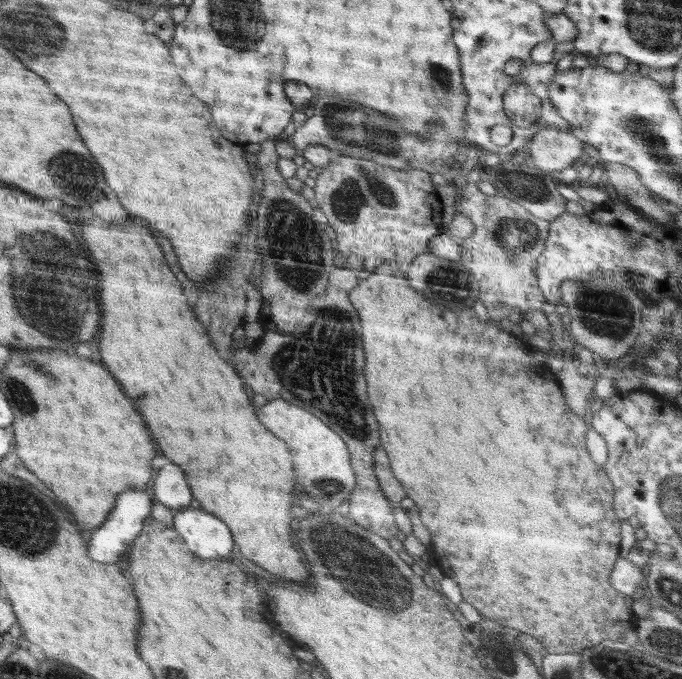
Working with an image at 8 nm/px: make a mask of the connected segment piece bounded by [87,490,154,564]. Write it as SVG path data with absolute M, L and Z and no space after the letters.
M126 490L116 498L116 506L110 511L107 519L102 523L98 530L92 532L92 538L88 540L88 556L98 562L112 564L124 556L123 552L128 550L133 540L140 534L143 527L143 520L150 516L153 501L144 490Z

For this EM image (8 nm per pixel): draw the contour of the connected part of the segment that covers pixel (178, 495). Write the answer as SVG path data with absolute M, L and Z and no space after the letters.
M166 464L154 484L155 501L168 508L184 508L192 502L184 472L176 464Z

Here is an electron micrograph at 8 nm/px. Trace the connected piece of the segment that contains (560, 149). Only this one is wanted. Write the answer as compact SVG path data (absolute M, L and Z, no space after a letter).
M548 127L537 132L528 142L530 154L536 166L545 173L556 174L570 168L580 154L584 154L584 142L569 131Z

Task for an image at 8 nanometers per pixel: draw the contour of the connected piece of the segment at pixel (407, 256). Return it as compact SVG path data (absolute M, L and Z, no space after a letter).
M334 155L323 168L323 173L315 179L316 186L313 189L318 202L317 209L325 214L327 224L336 233L339 251L363 259L373 256L378 260L393 262L405 272L419 254L429 251L431 238L443 230L441 215L444 205L436 195L430 175L423 170L398 170L362 158Z

